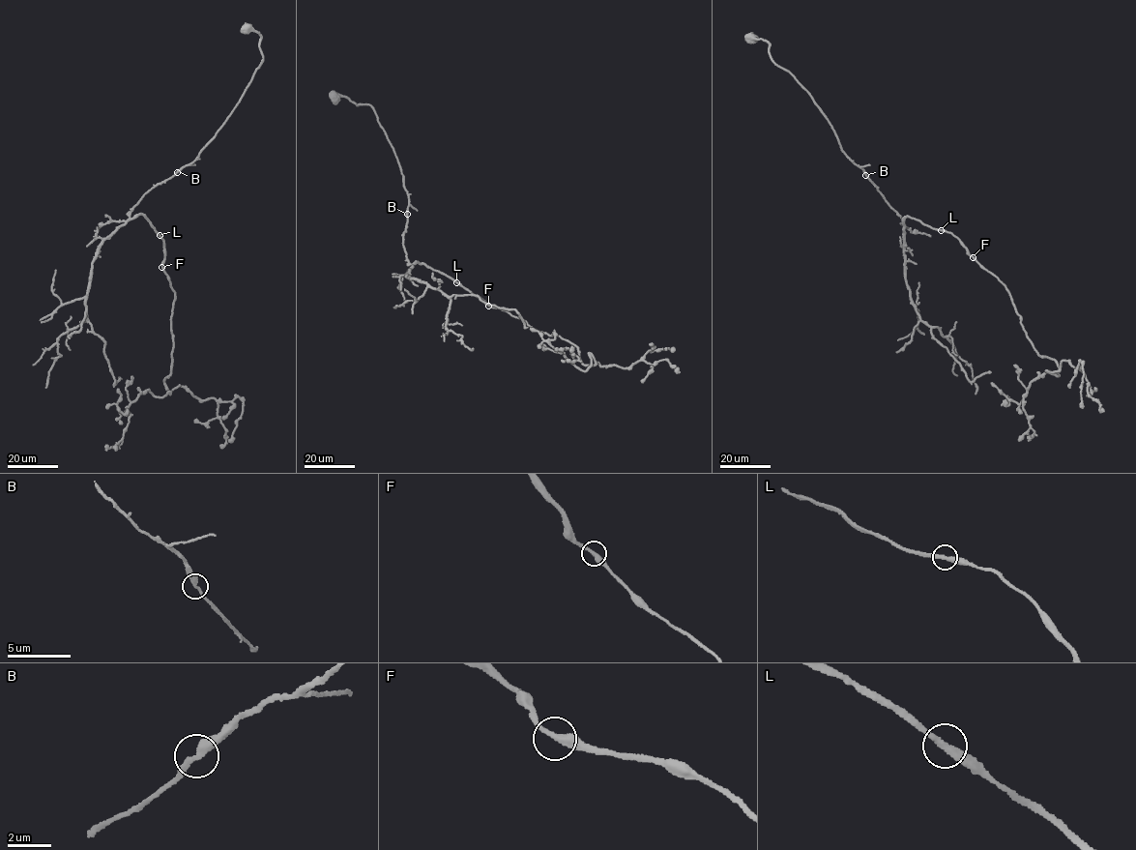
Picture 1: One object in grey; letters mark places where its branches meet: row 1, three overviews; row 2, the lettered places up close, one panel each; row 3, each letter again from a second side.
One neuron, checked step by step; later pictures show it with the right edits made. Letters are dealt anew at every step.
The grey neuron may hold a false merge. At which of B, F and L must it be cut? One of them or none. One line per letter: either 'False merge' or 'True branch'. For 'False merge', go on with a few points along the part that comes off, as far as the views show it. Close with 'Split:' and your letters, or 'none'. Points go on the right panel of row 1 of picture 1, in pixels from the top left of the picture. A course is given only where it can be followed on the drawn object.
B: True branch
F: True branch
L: True branch
Split: none

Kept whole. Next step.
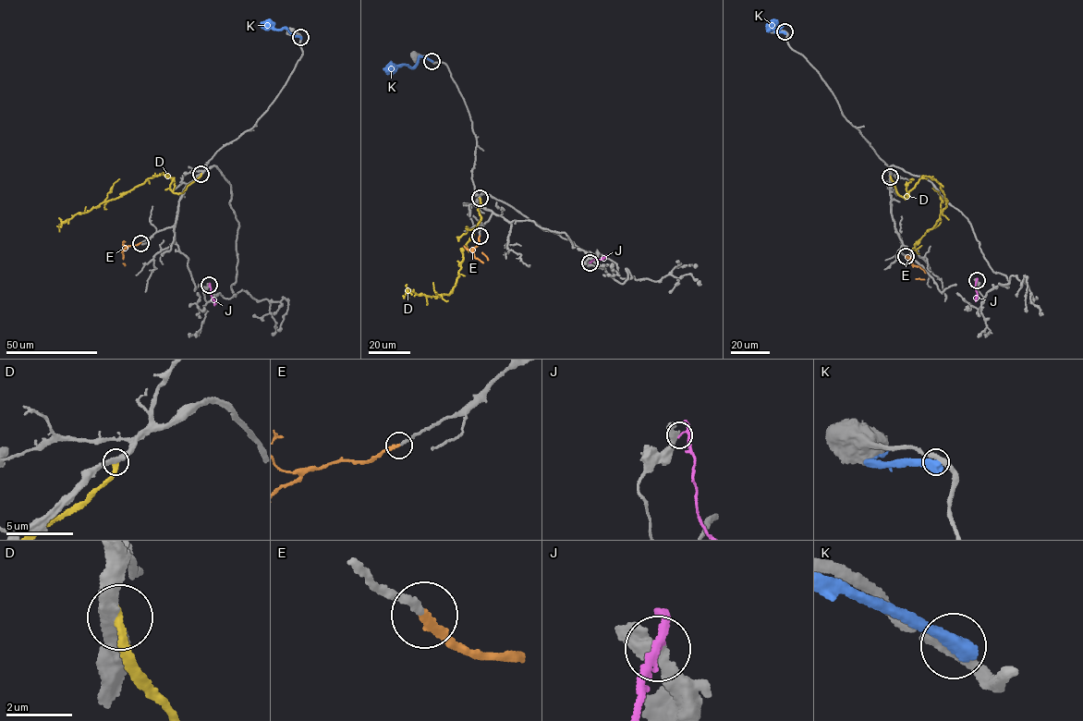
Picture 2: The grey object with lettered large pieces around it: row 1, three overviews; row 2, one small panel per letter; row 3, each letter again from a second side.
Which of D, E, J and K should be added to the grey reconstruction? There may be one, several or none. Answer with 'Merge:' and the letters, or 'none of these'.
Merge: E

